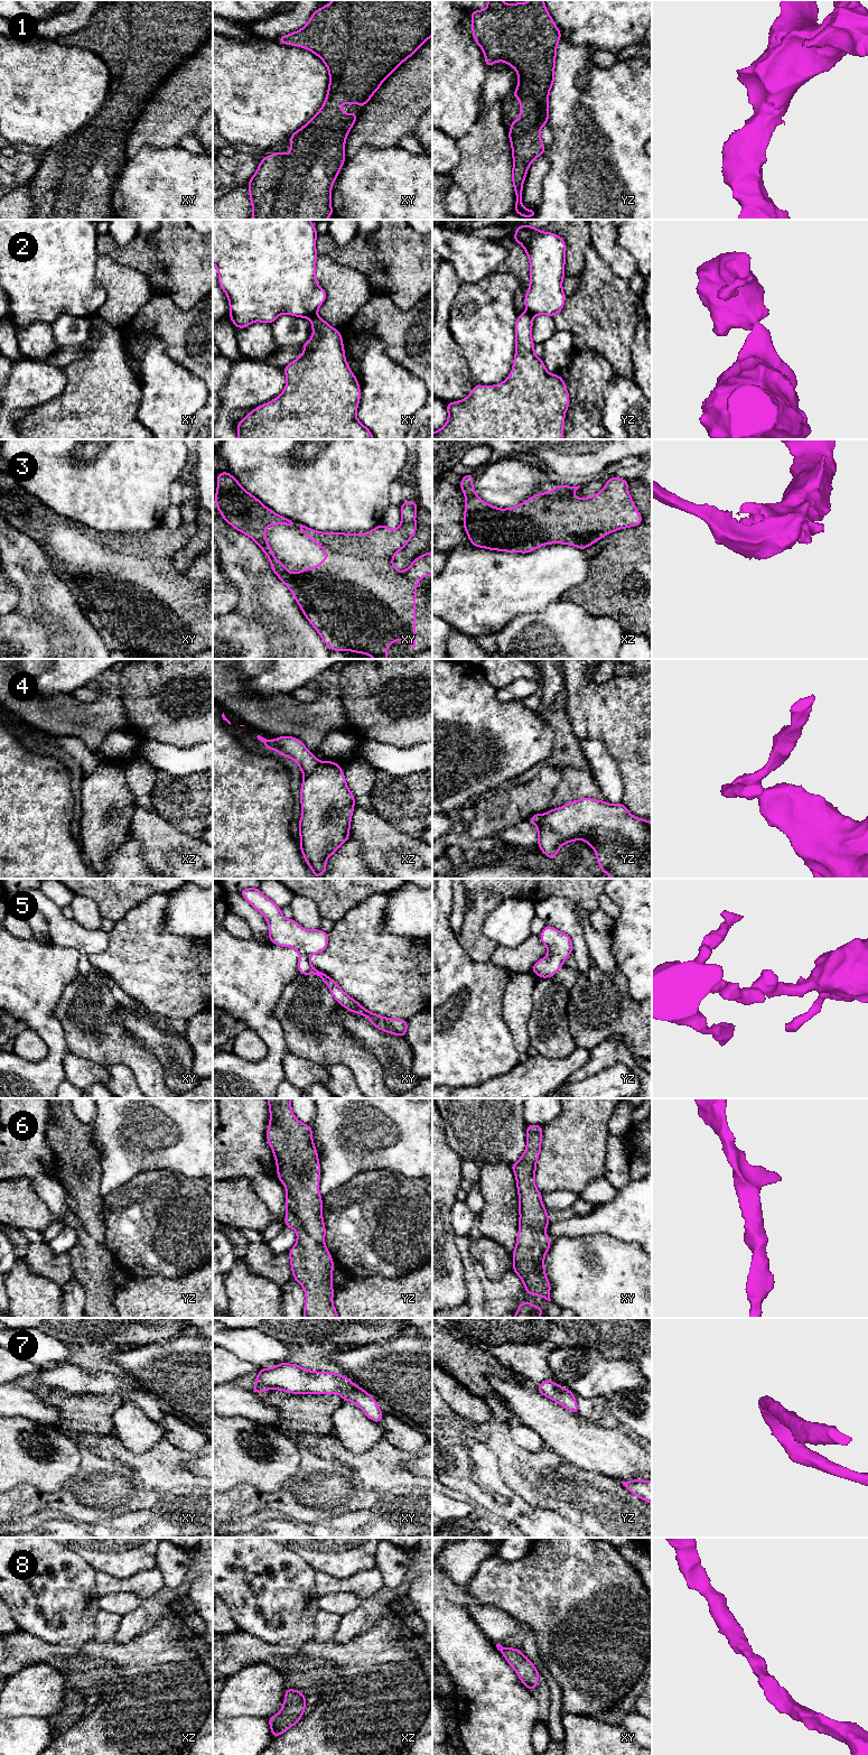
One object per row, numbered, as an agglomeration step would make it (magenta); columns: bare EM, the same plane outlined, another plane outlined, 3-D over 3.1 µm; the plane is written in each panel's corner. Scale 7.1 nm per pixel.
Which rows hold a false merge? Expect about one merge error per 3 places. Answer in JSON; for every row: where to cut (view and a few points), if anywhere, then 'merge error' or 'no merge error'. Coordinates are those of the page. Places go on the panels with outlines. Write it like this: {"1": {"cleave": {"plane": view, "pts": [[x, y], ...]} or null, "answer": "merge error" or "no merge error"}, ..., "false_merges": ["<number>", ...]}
{"1": {"cleave": null, "answer": "no merge error"}, "2": {"cleave": {"plane": "xy", "pts": [[316, 313], [308, 317]]}, "answer": "merge error"}, "3": {"cleave": null, "answer": "no merge error"}, "4": {"cleave": {"plane": "xz", "pts": [[319, 761], [305, 776]]}, "answer": "merge error"}, "5": {"cleave": null, "answer": "no merge error"}, "6": {"cleave": null, "answer": "no merge error"}, "7": {"cleave": null, "answer": "no merge error"}, "8": {"cleave": null, "answer": "no merge error"}, "false_merges": ["2", "4"]}

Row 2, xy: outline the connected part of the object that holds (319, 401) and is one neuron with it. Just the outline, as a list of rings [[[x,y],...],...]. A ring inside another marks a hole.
[[[317,314],[310,316],[309,319],[312,327],[312,336],[307,342],[302,343],[305,351],[301,353],[301,355],[283,368],[287,382],[282,393],[270,402],[256,407],[241,421],[239,421],[236,427],[236,439],[374,439],[371,430],[365,427],[356,417],[356,411],[361,399],[361,389],[356,377],[353,374],[345,359],[342,334],[337,328],[332,327]]]

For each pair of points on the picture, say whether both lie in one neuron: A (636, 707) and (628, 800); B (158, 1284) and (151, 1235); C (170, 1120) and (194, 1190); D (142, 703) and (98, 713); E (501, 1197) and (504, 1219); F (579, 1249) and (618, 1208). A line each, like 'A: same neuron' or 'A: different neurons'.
A: same neuron
B: different neurons
C: different neurons
D: different neurons
E: same neuron
F: different neurons

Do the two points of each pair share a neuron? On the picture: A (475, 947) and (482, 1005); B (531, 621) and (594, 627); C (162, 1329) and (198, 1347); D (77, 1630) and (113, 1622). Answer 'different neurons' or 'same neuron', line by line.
A: different neurons
B: same neuron
C: different neurons
D: different neurons

